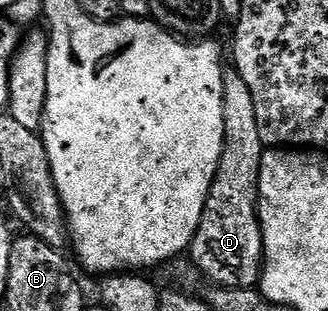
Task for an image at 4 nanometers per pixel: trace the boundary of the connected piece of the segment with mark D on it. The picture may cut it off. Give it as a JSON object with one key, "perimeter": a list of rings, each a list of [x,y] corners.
{"perimeter":[[[234,69],[223,73],[223,152],[215,169],[215,180],[203,210],[197,233],[189,248],[190,262],[212,284],[222,288],[251,289],[263,270],[263,238],[259,228],[259,162],[265,144],[257,129],[257,113],[249,85]]]}

